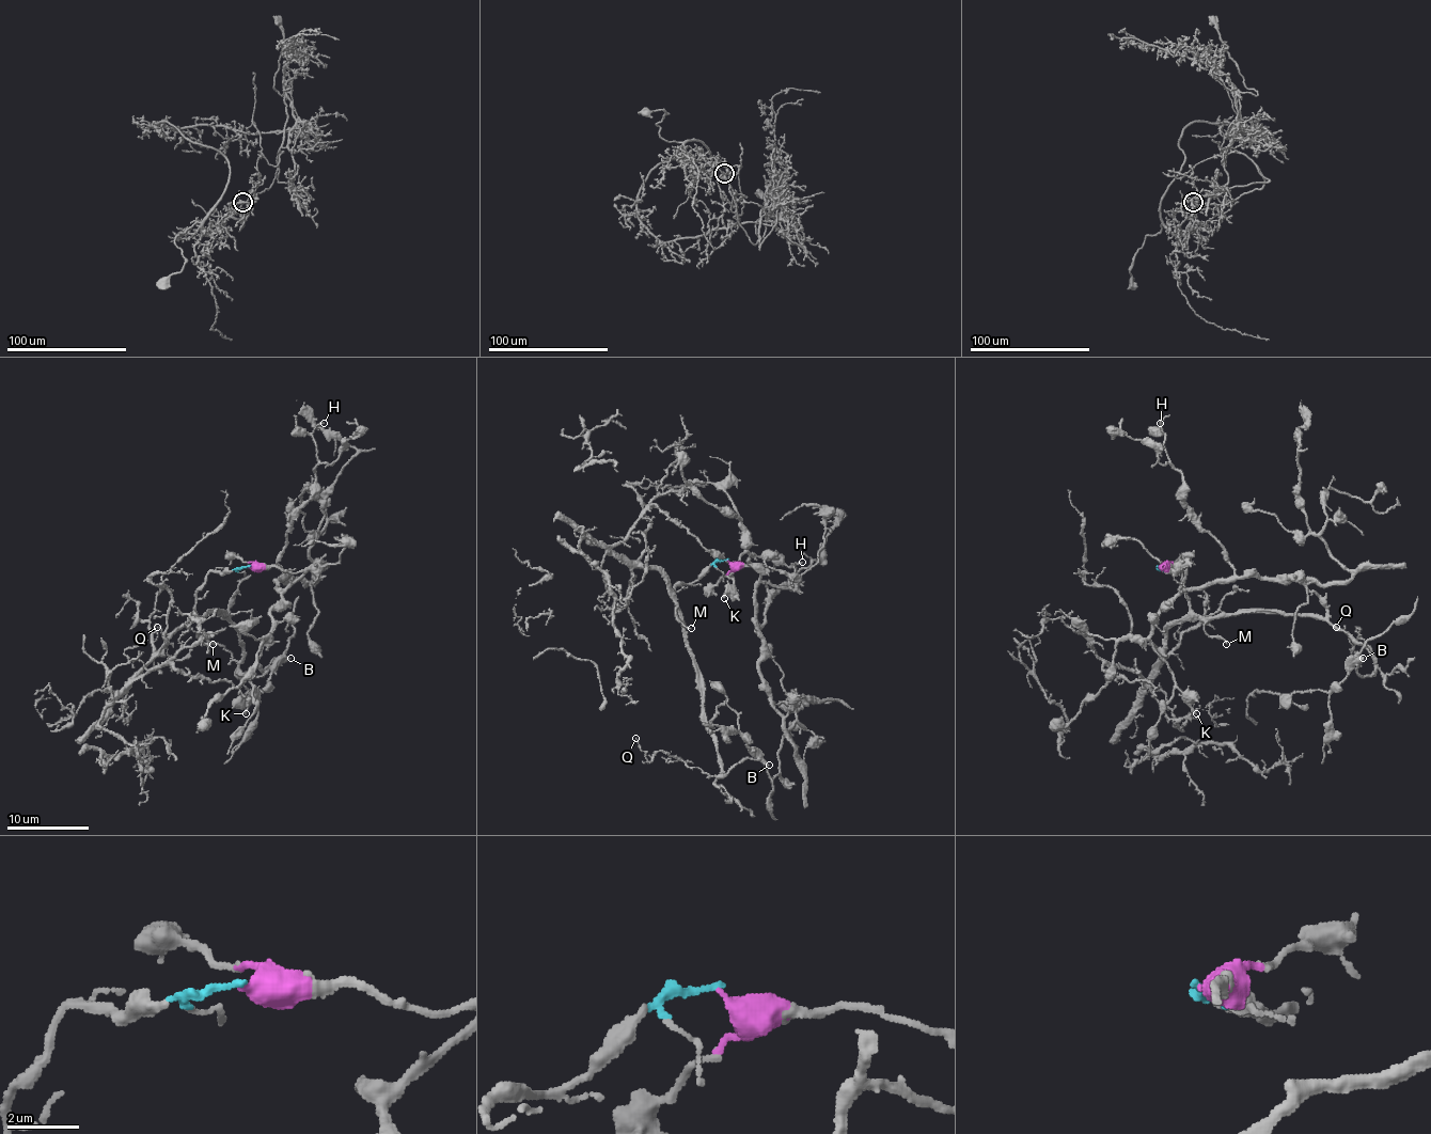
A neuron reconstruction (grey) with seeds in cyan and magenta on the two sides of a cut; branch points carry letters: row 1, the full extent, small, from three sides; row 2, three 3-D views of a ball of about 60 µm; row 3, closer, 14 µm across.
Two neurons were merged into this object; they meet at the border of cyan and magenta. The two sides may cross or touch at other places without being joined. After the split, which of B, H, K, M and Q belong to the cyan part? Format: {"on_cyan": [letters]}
{"on_cyan": ["B", "M", "Q"]}

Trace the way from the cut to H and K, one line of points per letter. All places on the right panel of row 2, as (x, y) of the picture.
H: (1158, 567), (1186, 569), (1180, 589), (1223, 583), (1233, 573), (1227, 552), (1184, 502), (1160, 422)
K: (1158, 567), (1162, 565), (1166, 573), (1186, 569), (1182, 587), (1153, 619), (1149, 639), (1182, 697), (1196, 713)

